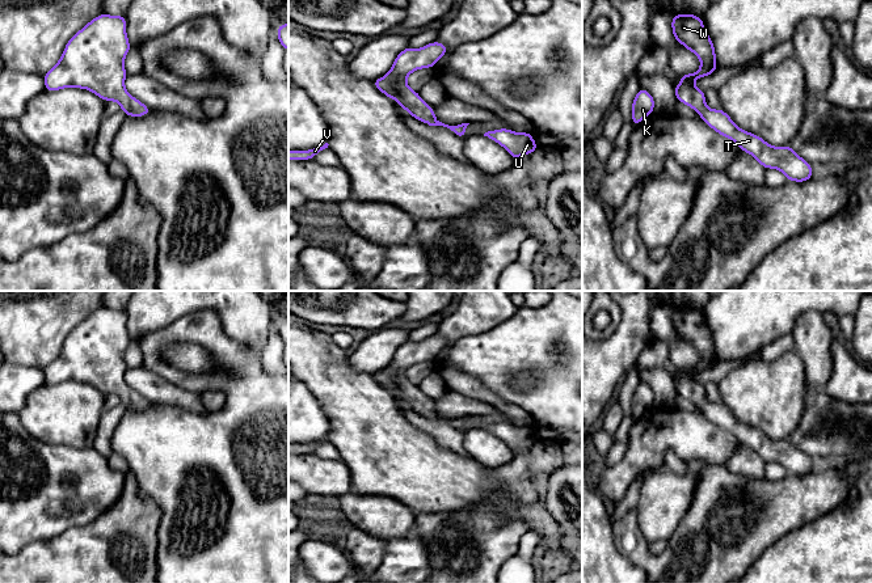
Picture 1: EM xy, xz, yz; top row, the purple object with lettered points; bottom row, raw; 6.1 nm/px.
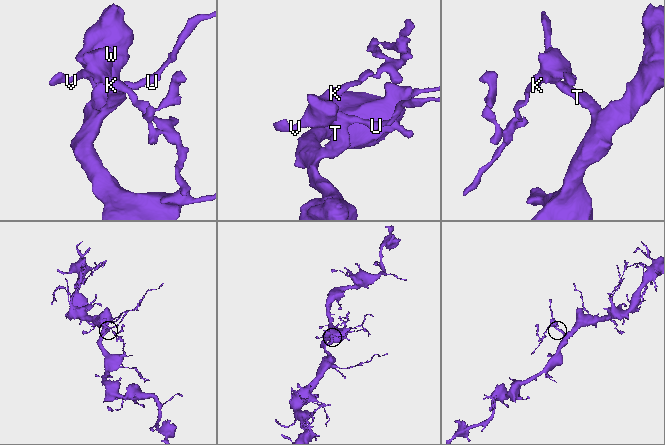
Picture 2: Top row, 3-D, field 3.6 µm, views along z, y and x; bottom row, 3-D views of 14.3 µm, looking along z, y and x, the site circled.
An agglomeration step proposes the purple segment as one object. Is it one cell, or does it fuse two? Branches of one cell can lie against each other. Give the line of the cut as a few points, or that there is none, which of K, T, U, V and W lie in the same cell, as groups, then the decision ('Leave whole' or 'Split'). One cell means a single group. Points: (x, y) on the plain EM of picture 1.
No split. Groups: K T U V W. Leave whole

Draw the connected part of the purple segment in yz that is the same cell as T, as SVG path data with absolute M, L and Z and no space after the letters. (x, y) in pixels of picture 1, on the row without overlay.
M691 307L673 308L671 322L674 333L702 355L695 367L681 368L681 376L673 380L675 392L692 401L704 417L733 434L764 462L779 462L787 474L805 476L813 472L812 457L800 451L791 439L772 440L761 430L741 423L723 402L712 404L705 398L705 385L696 381L694 373L712 368L717 363L717 356L713 335L704 325L704 314Z

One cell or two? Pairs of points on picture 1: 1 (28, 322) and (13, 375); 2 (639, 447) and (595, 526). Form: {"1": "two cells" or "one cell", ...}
{"1": "two cells", "2": "two cells"}

